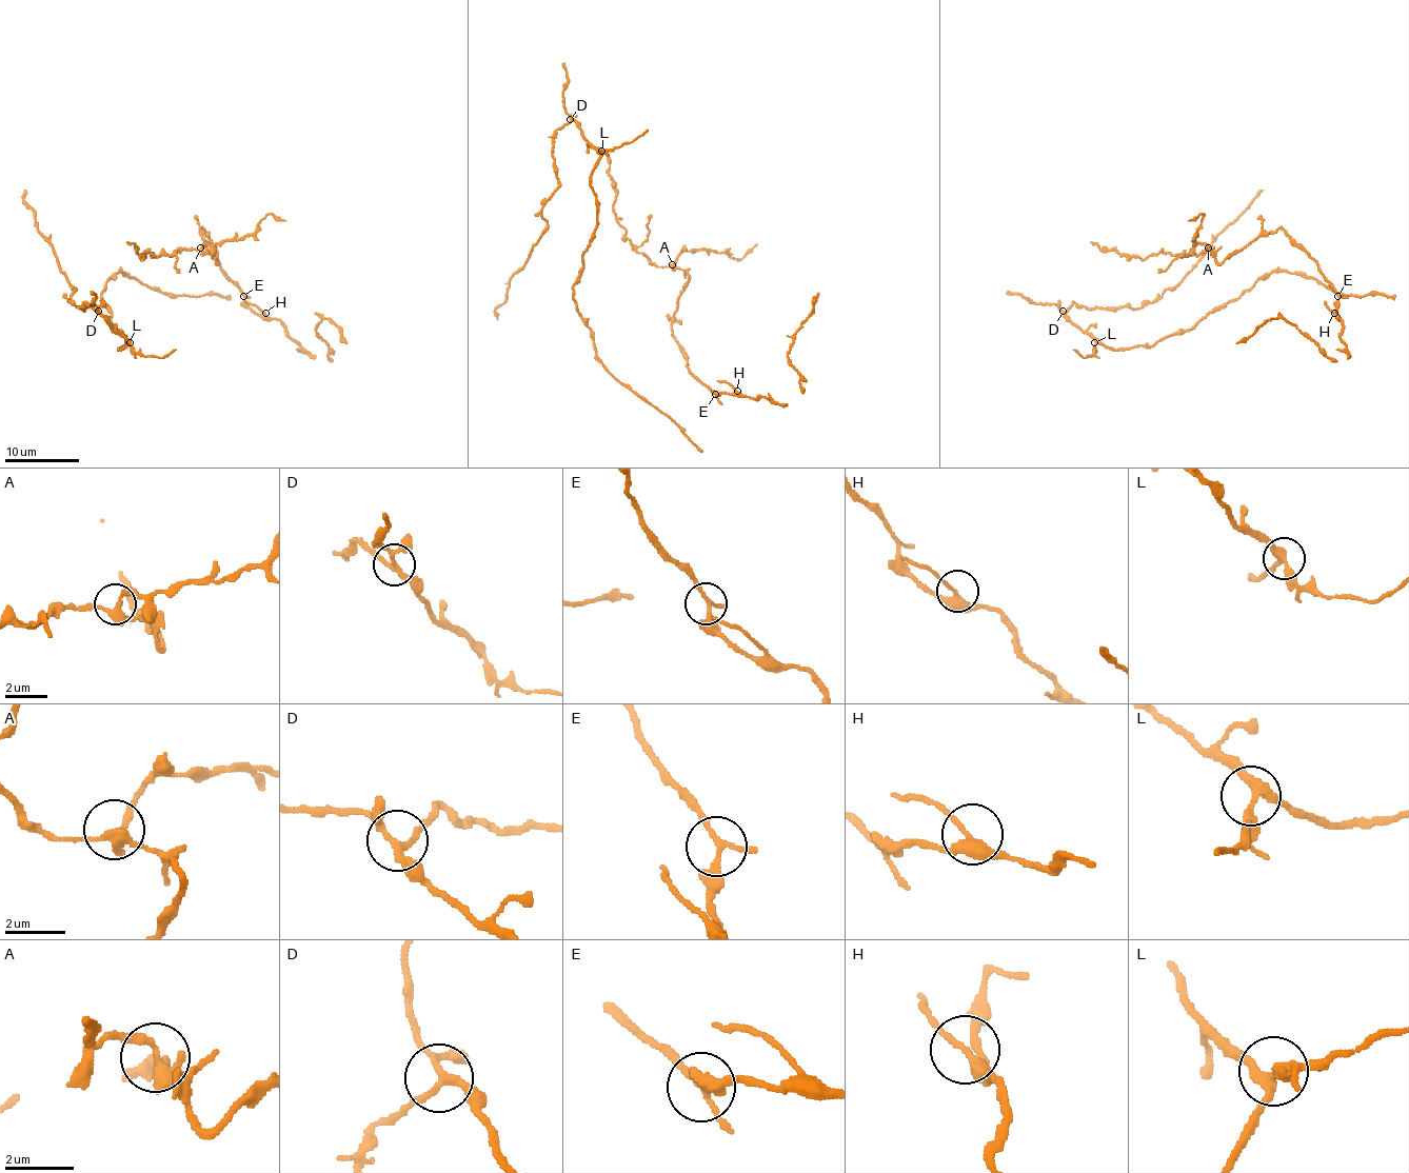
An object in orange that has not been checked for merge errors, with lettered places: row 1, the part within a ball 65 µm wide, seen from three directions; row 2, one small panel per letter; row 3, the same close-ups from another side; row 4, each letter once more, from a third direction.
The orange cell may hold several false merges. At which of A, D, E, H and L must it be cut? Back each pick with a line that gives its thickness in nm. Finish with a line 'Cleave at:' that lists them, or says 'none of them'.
Cleave at: none of them

